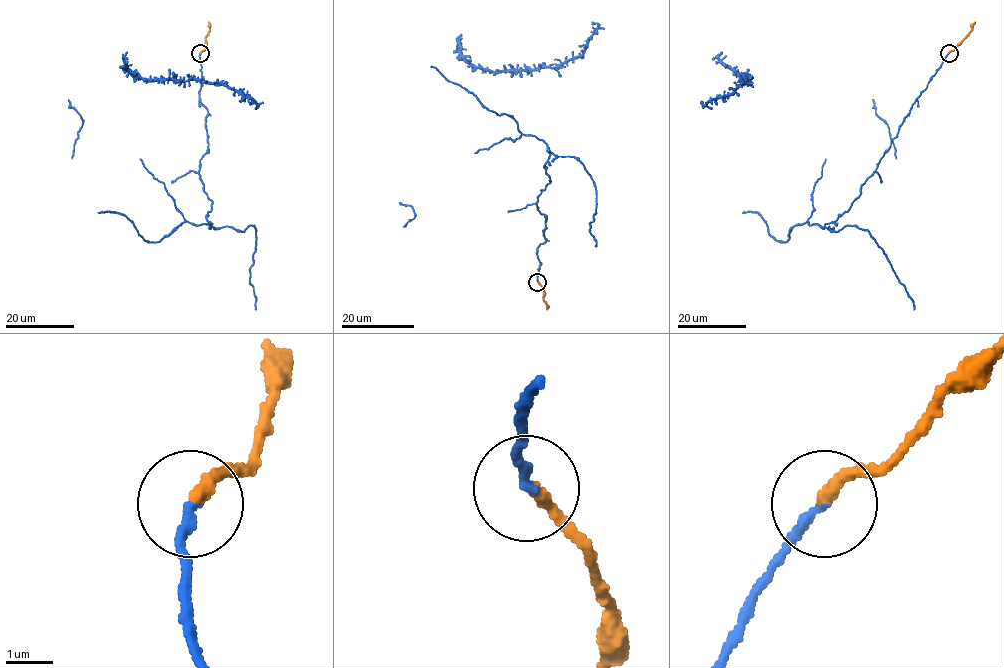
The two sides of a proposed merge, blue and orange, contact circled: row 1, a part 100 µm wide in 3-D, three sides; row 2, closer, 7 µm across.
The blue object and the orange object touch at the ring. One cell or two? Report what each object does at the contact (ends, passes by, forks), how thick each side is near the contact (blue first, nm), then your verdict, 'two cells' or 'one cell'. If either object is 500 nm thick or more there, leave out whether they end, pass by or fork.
blue ends there; orange ends there; 200 nm thick on the blue side, 280 nm on the other; two cells

